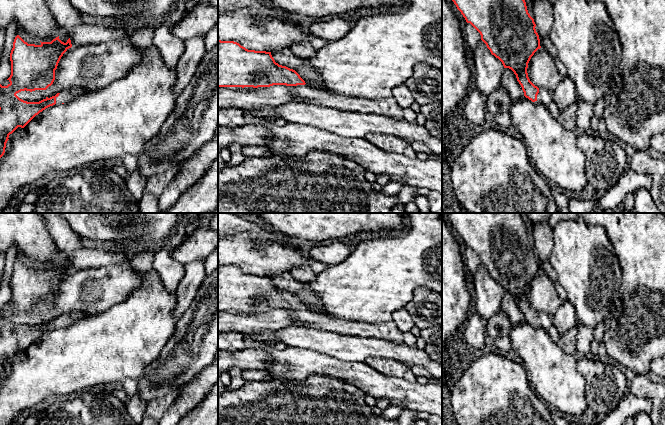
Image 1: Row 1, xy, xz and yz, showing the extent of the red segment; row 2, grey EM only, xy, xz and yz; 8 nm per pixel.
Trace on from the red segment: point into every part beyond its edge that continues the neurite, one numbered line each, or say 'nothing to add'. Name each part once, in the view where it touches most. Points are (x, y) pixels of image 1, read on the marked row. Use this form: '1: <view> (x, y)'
1: xz (389, 107)

